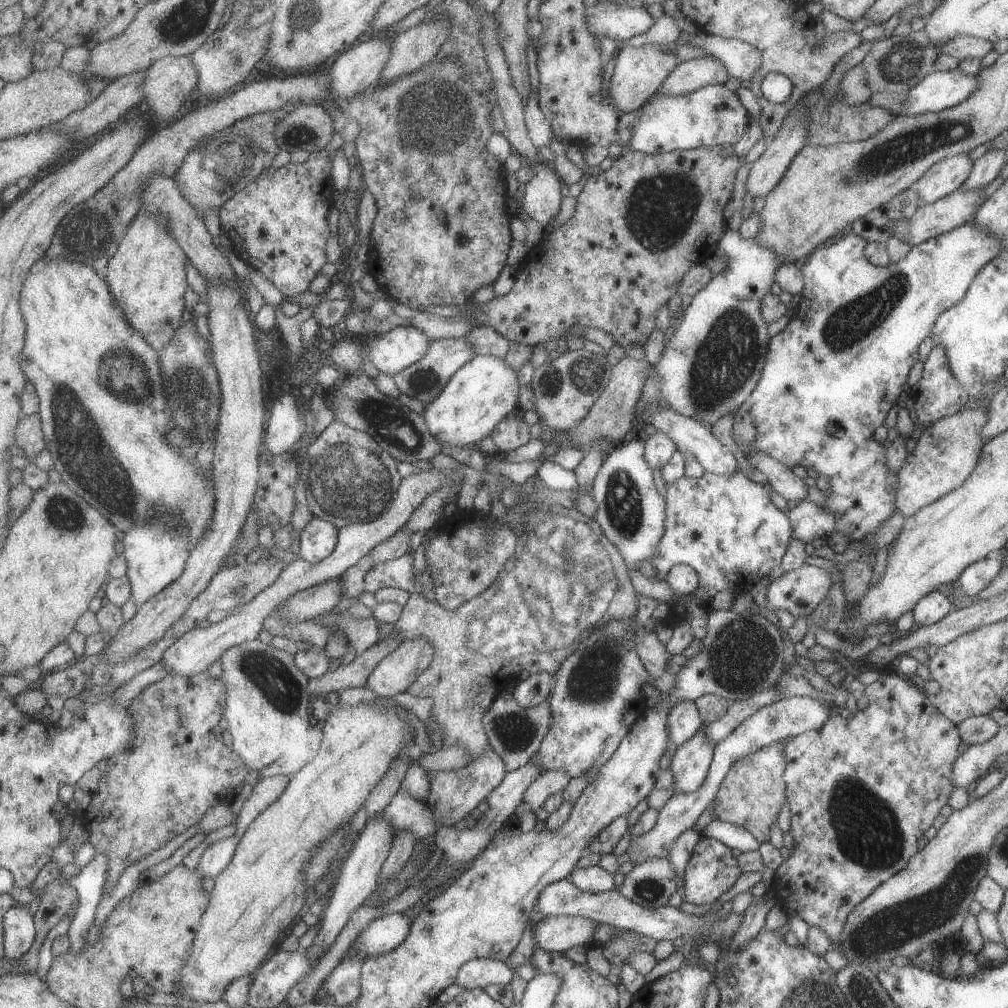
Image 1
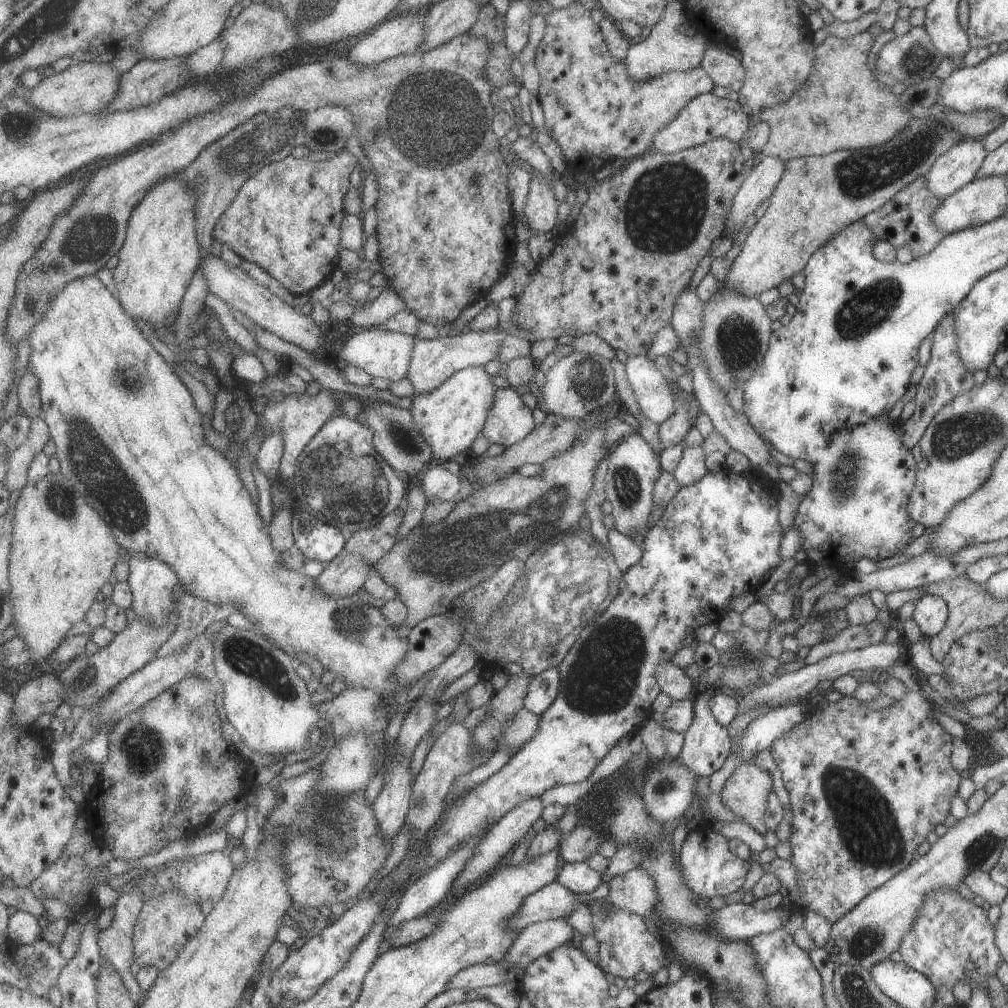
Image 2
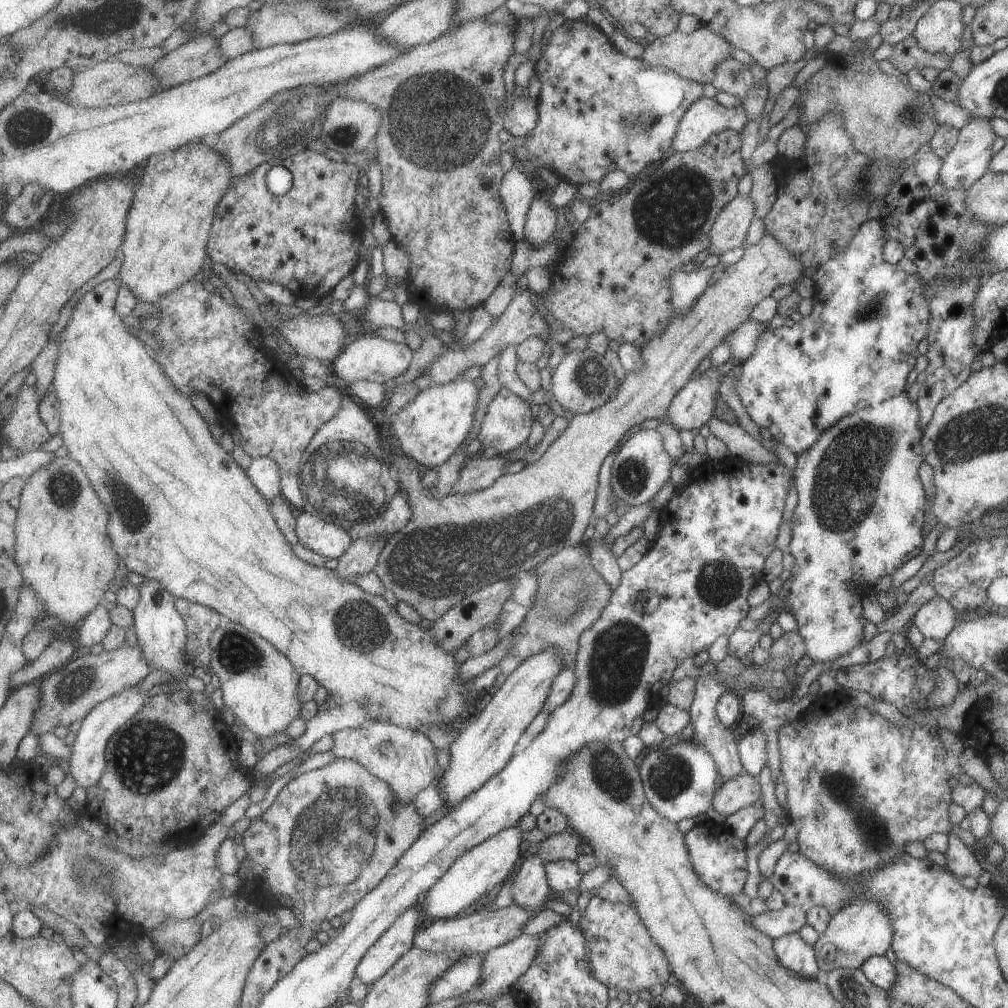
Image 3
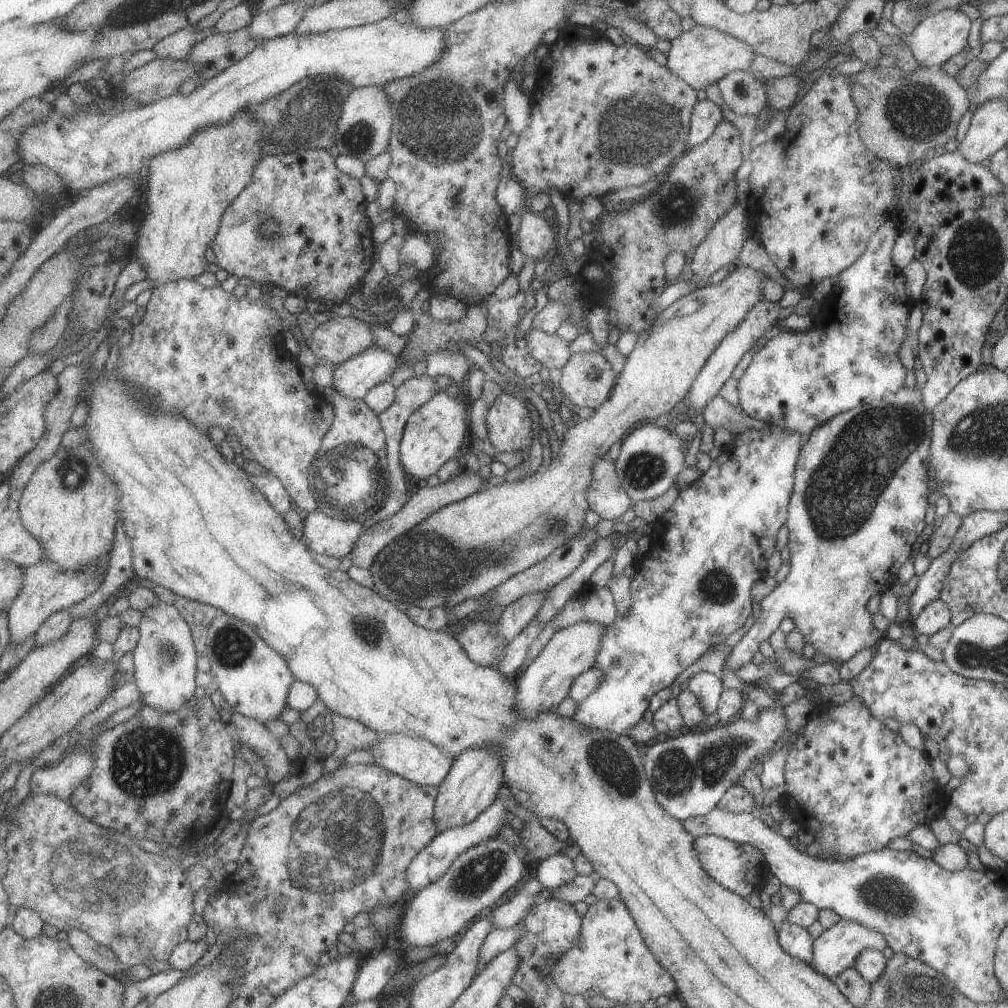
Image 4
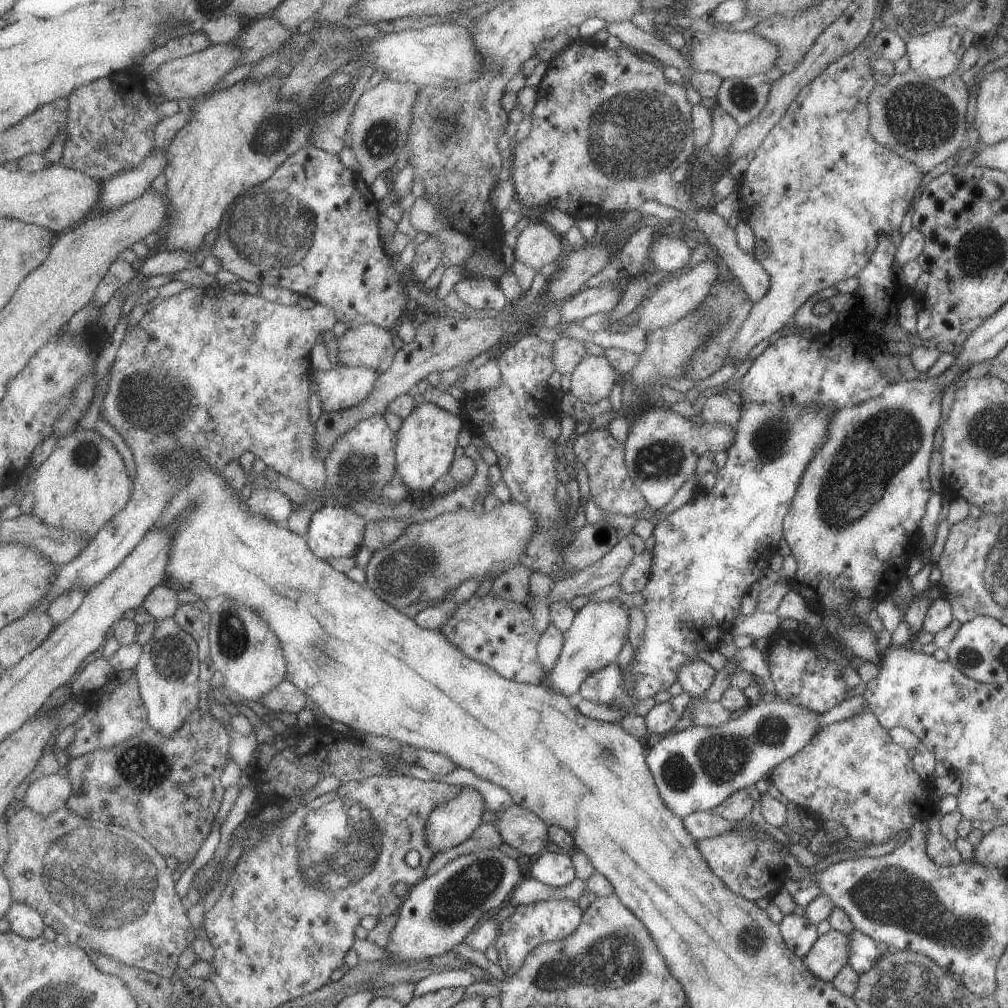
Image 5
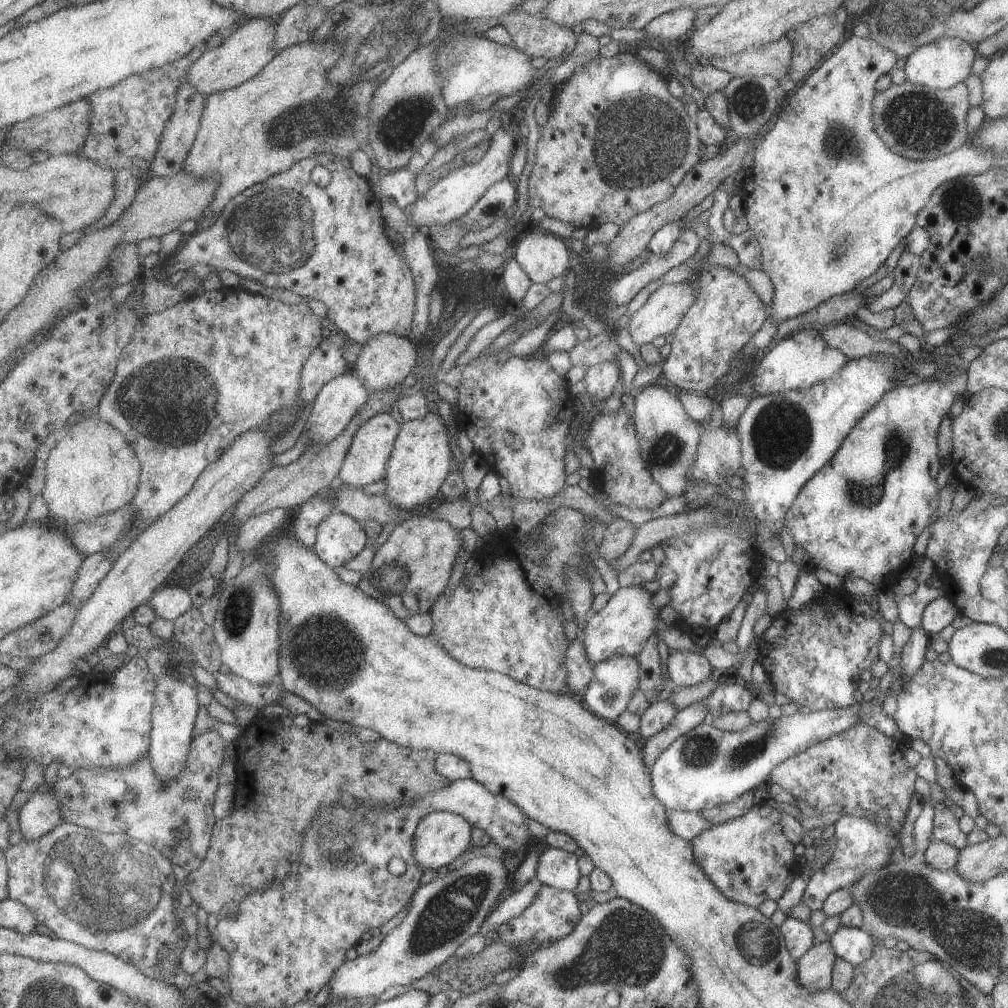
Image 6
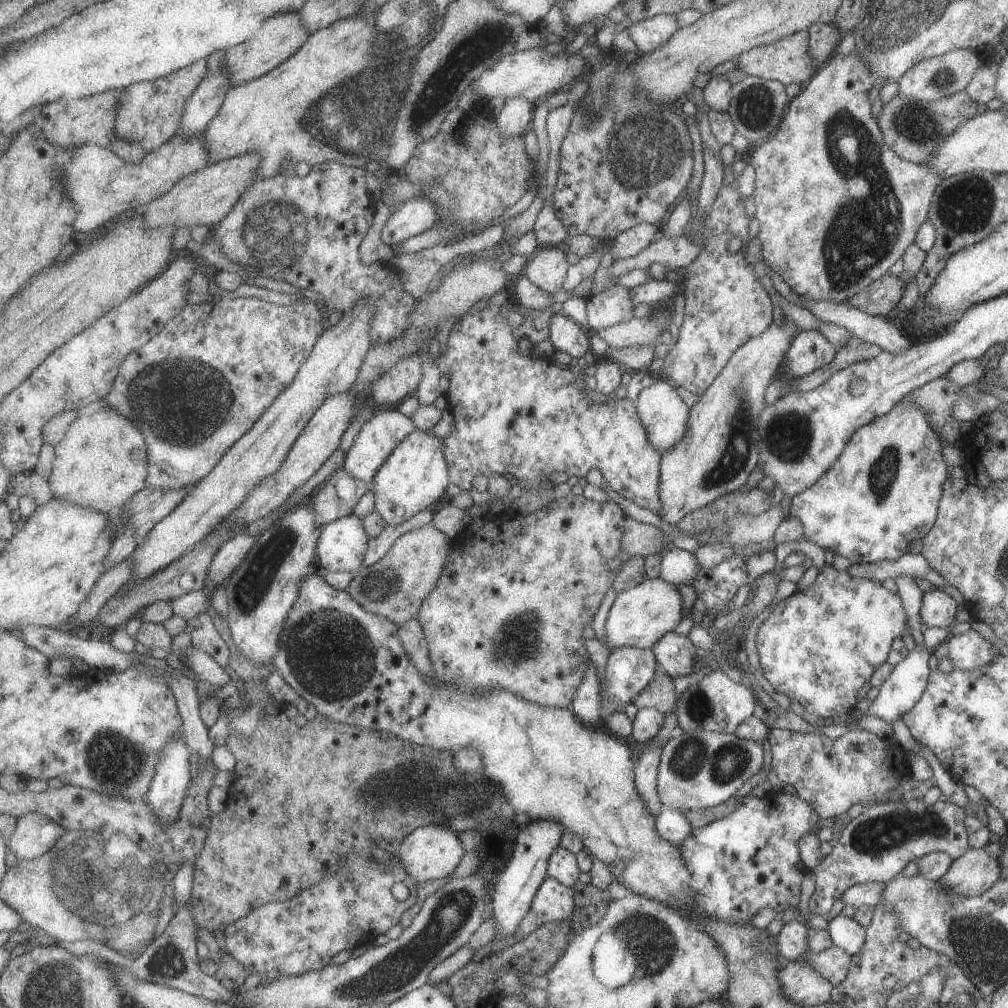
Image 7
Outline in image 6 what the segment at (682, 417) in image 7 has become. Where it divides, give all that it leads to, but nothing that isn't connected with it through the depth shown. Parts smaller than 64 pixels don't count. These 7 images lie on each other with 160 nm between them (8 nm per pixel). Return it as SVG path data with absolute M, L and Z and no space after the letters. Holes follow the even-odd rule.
M659 380L633 391L634 410L633 428L639 446L641 460L647 466L651 480L665 492L668 498L683 496L687 470L695 460L695 452L699 446L701 426L685 413L679 399L662 387Z

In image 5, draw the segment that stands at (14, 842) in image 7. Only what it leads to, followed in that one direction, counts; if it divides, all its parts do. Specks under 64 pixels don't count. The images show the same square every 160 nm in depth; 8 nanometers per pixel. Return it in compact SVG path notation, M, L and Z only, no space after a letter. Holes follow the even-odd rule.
M49 774L41 776L30 784L24 797L24 804L39 814L51 814L67 805L73 794L73 782L68 775Z

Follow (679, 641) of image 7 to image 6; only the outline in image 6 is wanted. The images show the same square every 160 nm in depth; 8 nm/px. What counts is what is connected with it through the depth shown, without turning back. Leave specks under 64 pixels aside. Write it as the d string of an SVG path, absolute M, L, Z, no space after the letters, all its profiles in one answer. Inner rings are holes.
M670 650L667 669L668 678L675 687L690 687L716 677L712 664L704 655L687 650Z

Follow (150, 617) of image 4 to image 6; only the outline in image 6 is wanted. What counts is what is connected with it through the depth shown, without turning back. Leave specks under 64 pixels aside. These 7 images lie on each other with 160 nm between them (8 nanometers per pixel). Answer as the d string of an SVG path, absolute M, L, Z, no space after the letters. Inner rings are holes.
M177 638L165 640L161 646L151 648L147 658L151 674L157 678L155 708L153 708L153 731L149 752L153 760L153 770L163 782L173 782L185 770L189 759L189 748L193 743L195 718L199 712L197 688L200 684L193 674L195 662L193 650L183 646Z

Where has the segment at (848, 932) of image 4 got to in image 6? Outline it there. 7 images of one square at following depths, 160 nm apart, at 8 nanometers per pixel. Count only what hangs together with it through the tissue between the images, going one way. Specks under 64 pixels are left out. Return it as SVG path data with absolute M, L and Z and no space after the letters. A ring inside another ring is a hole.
M829 940L815 944L796 961L797 982L800 982L801 986L809 992L831 988L835 958L837 956L835 956Z

